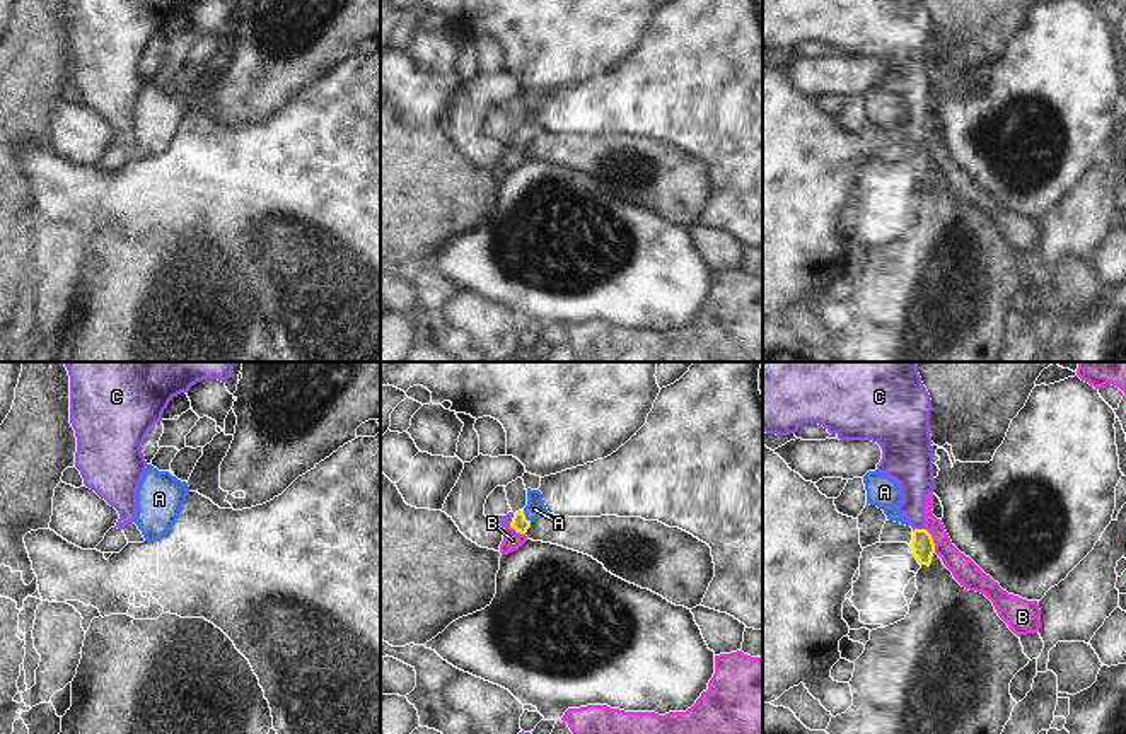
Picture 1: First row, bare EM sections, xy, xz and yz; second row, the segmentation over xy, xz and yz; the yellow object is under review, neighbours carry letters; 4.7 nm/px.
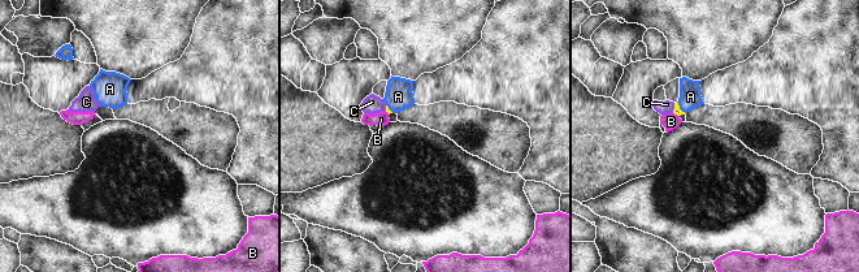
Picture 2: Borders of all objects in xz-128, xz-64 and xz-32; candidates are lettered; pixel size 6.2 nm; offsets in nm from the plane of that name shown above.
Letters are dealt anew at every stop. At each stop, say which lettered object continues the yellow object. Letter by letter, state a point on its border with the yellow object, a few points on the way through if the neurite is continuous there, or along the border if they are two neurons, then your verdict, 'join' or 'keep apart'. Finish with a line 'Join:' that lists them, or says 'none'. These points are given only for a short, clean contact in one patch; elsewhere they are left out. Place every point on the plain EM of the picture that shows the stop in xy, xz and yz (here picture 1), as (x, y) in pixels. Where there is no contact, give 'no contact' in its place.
A: meets yellow in xz at (524, 135); runs through xz (519, 140), (524, 135), (534, 127); join
B: meets yellow in yz at (932, 159); border along yz (925, 147), (932, 156), (935, 169); keep apart
C: meets yellow in xz at (512, 139); border along xz (514, 132), (509, 144); keep apart
Join: A

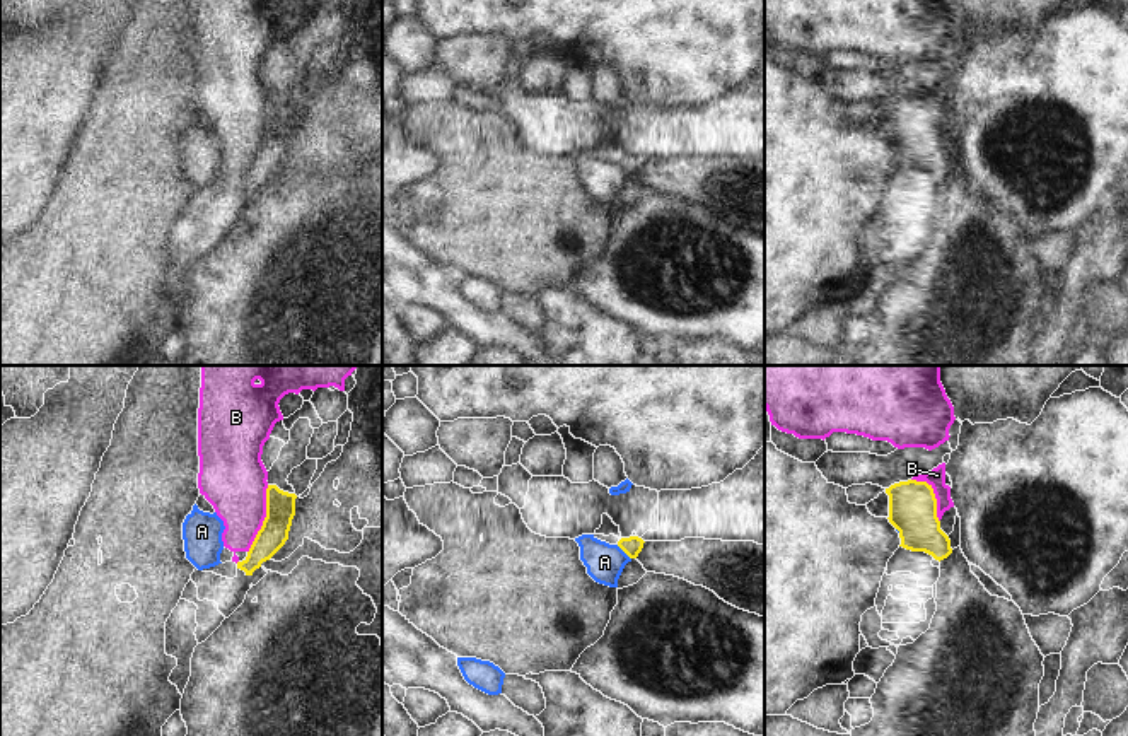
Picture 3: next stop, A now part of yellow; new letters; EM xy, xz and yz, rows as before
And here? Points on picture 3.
A: meets yellow in xz at (623, 168); keep apart
B: meets yellow in xy at (265, 137); keep apart
Join: none

